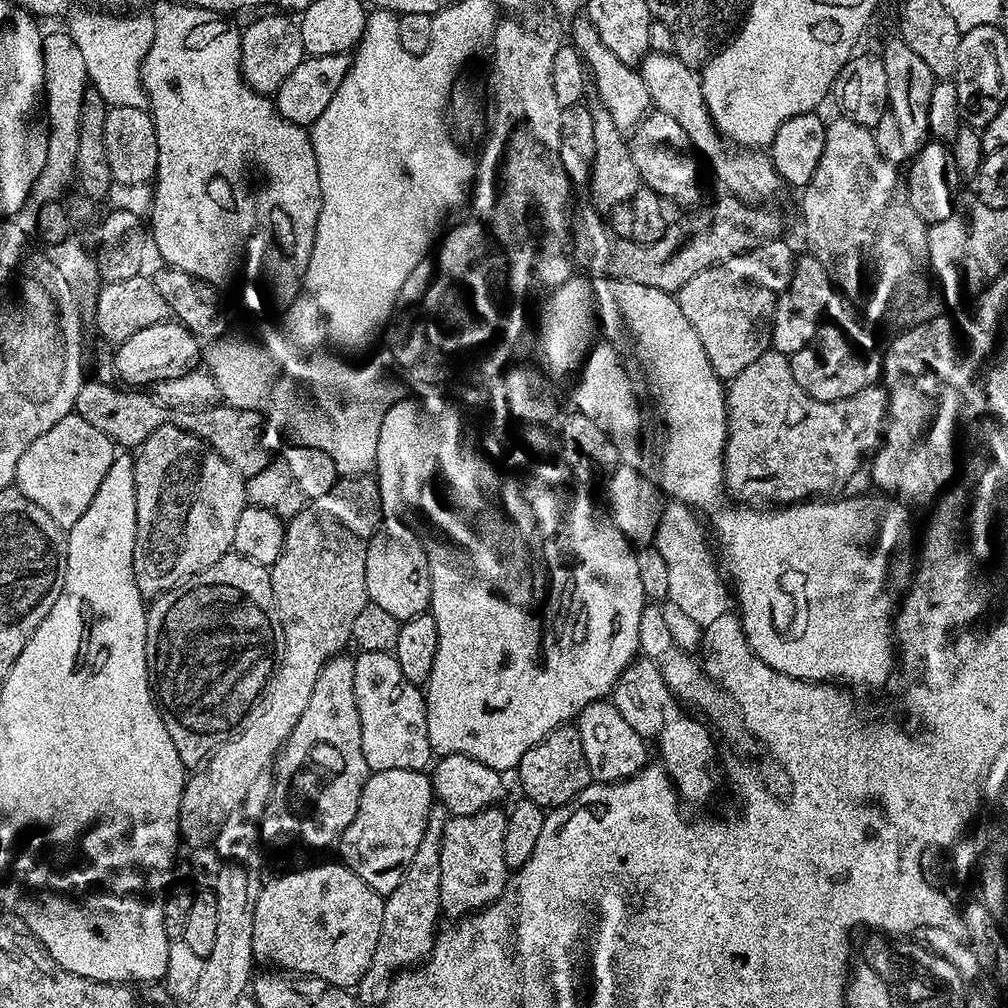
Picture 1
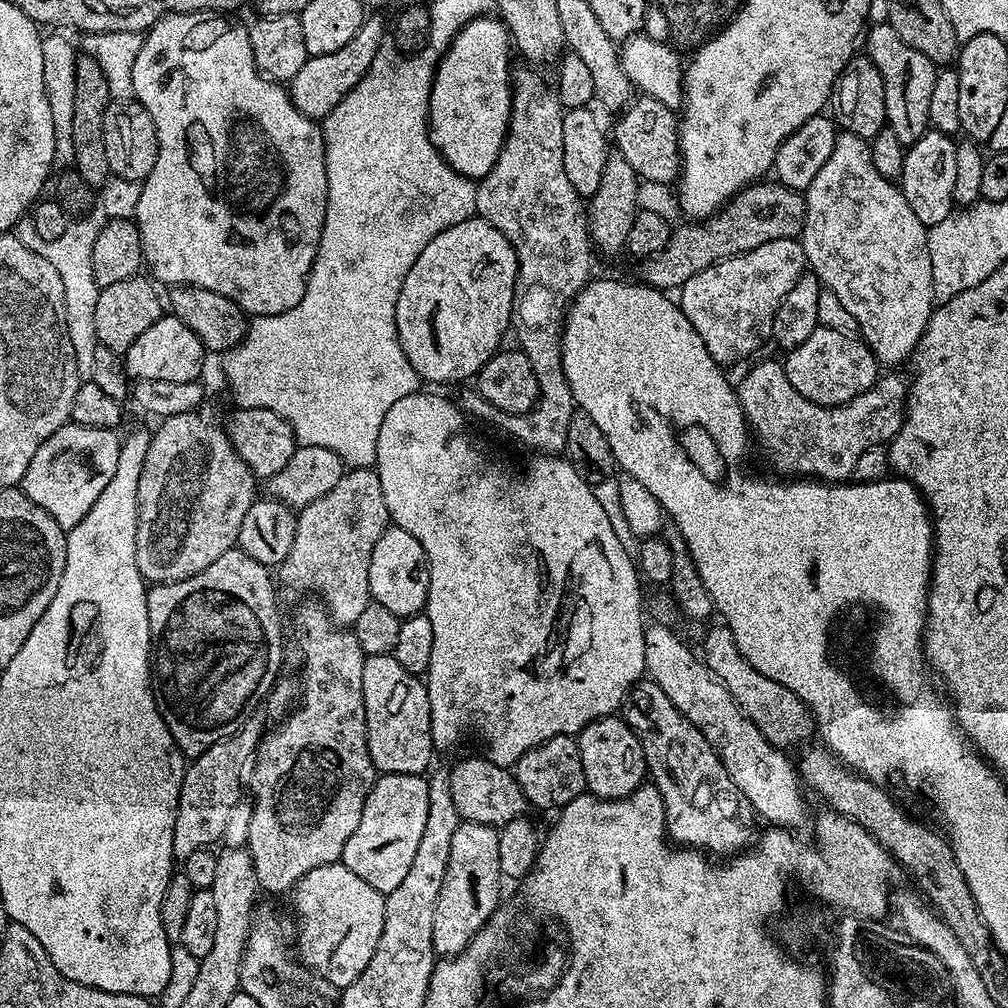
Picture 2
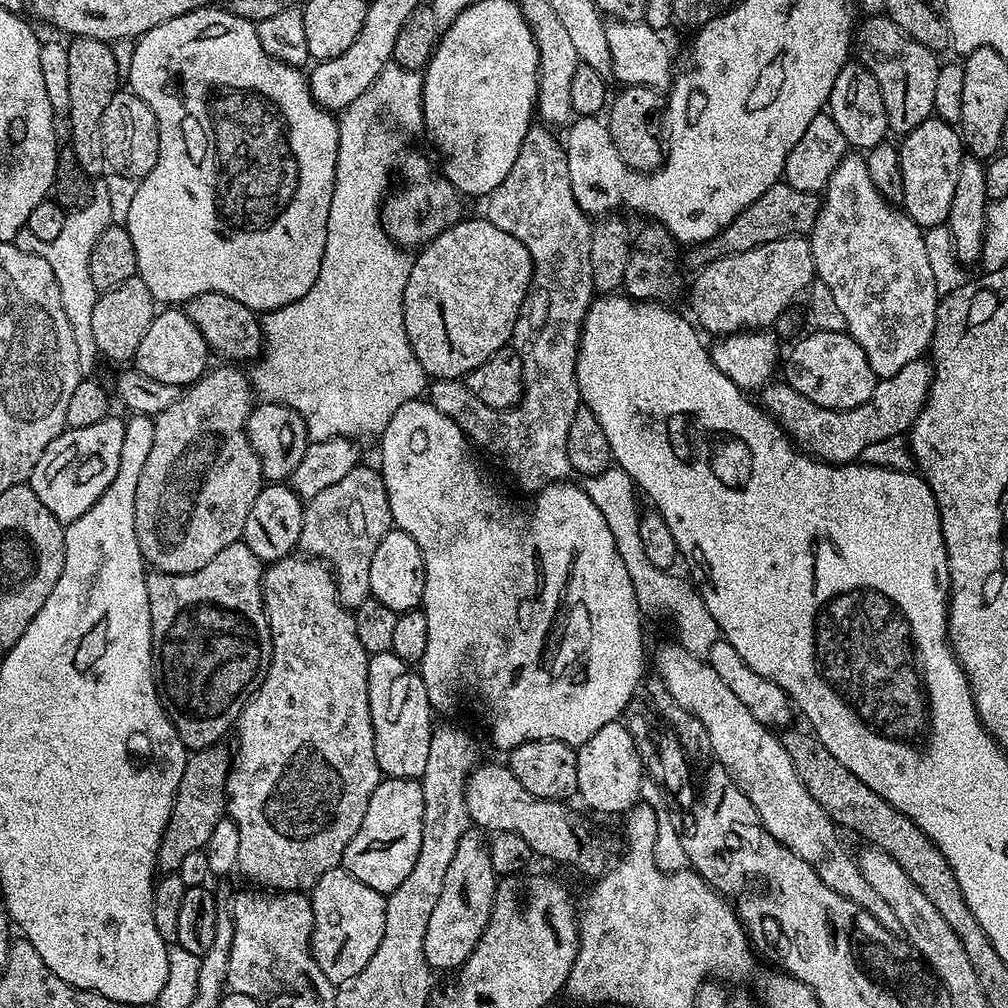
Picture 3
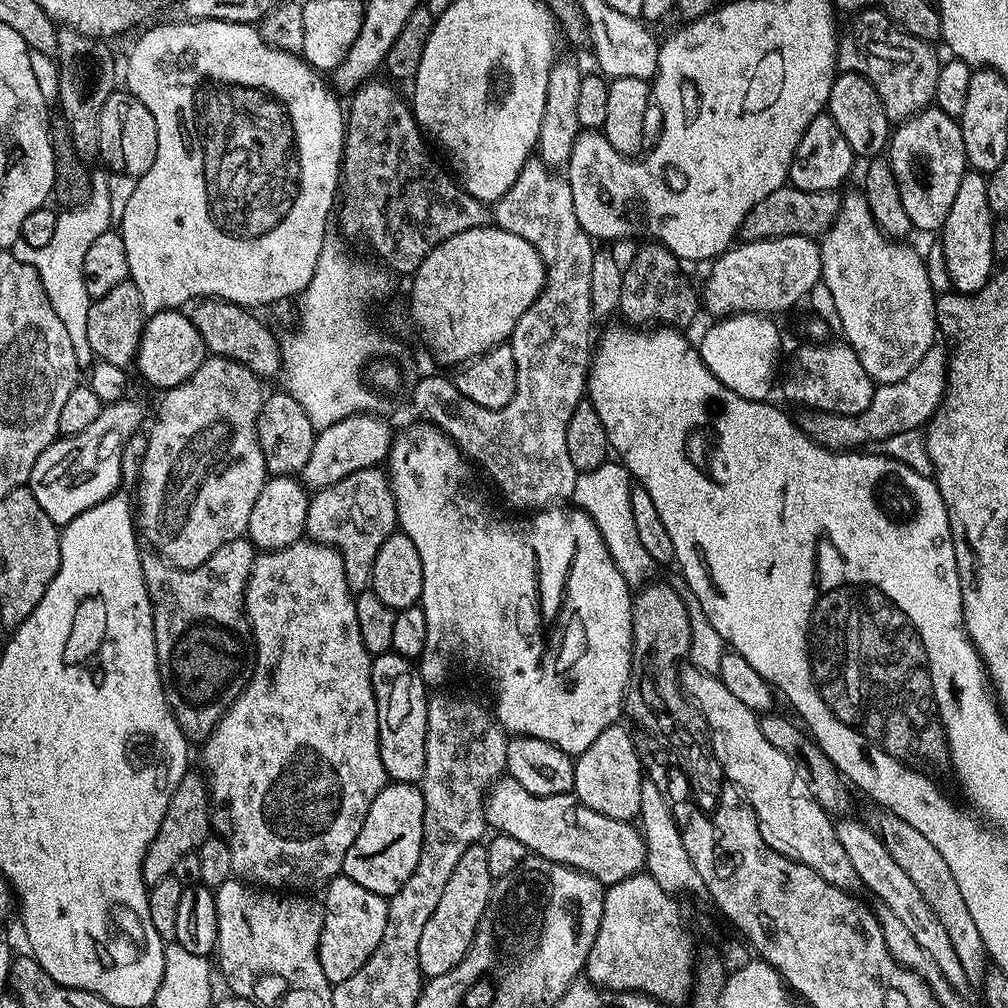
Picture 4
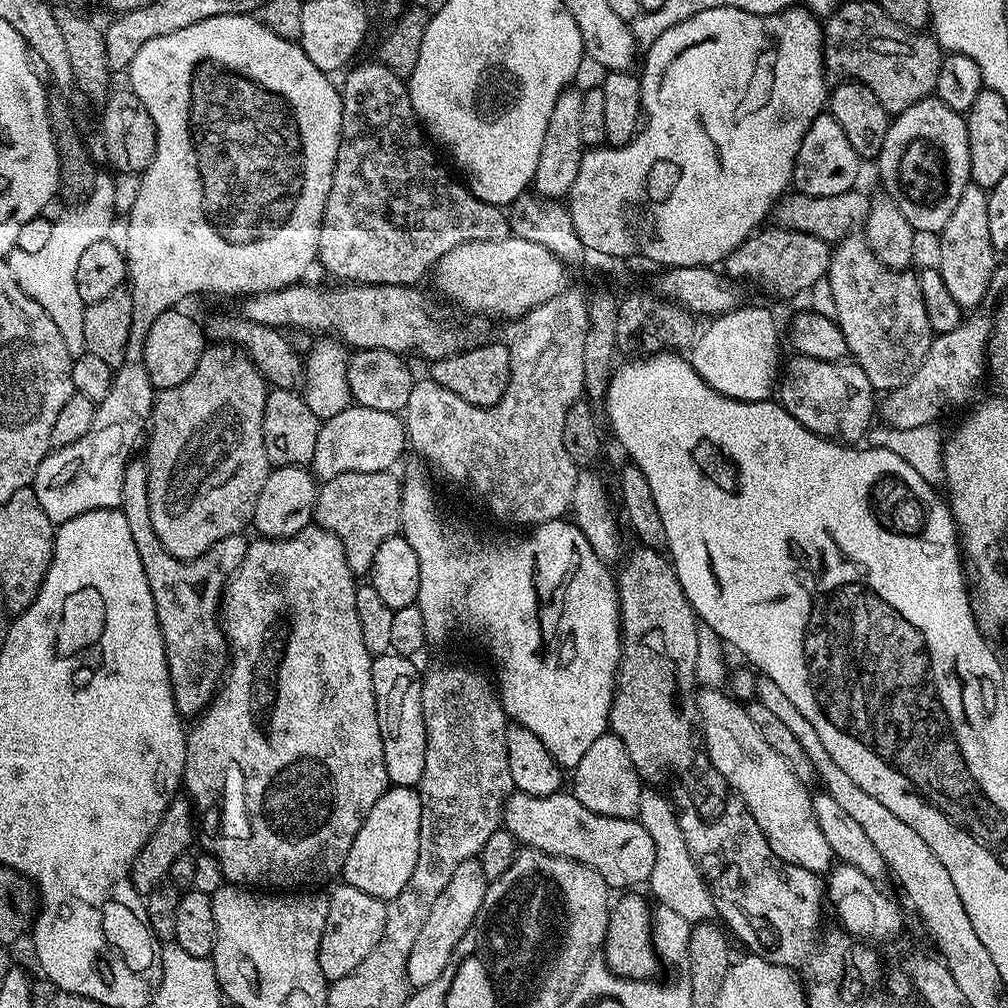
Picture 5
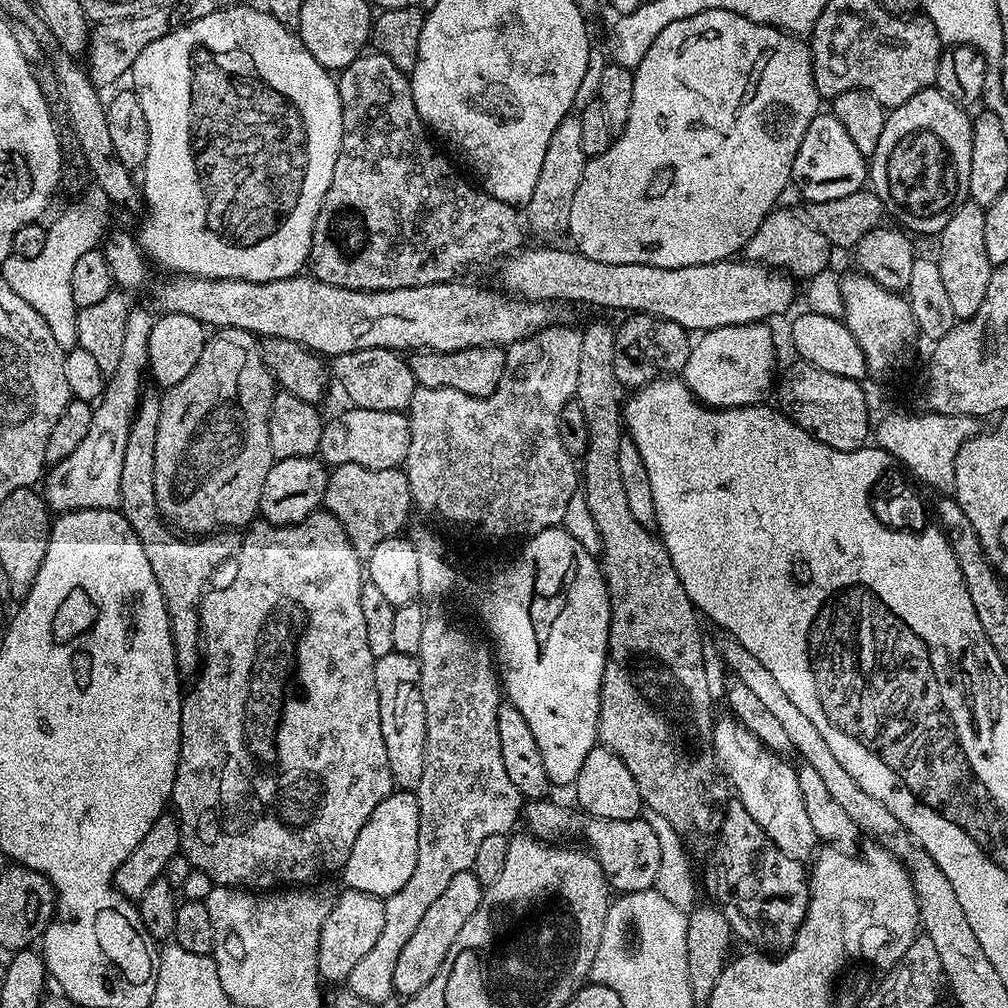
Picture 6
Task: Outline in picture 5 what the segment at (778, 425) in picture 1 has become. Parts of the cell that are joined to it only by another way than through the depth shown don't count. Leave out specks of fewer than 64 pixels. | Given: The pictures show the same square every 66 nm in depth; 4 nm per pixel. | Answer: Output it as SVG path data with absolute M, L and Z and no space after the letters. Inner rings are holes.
M985 310L969 313L954 330L937 333L930 350L918 366L916 376L887 393L879 401L883 423L898 430L935 425L939 416L960 408L976 394L987 371L987 345L991 339L993 315Z

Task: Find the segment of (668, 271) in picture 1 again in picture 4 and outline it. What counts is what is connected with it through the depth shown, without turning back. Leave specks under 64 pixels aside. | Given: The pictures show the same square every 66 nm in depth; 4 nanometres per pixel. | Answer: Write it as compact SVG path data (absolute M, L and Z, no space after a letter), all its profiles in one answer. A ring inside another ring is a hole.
M785 186L774 190L767 198L762 198L754 210L746 216L738 233L741 241L769 240L779 236L823 237L836 220L842 196L839 191L830 190L798 190Z

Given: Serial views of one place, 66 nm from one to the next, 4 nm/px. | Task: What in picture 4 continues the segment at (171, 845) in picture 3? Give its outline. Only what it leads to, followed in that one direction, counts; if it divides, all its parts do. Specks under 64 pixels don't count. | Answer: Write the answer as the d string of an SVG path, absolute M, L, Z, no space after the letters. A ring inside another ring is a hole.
M190 770L178 782L178 790L170 798L170 806L166 806L166 814L162 818L162 826L158 826L158 834L154 842L146 850L142 858L142 878L151 886L162 882L162 878L171 876L174 865L182 854L199 848L203 840L210 836L210 793L205 777L199 771Z

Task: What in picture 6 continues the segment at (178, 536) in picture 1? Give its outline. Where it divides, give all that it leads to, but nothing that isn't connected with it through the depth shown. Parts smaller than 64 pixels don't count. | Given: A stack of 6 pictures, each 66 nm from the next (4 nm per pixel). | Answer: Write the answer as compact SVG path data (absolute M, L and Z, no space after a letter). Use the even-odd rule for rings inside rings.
M222 328L205 339L194 370L160 396L152 481L160 515L173 529L184 534L208 534L213 529L244 530L257 519L262 485L274 463L270 450L270 406L277 391L272 371L264 361L261 341L241 328Z

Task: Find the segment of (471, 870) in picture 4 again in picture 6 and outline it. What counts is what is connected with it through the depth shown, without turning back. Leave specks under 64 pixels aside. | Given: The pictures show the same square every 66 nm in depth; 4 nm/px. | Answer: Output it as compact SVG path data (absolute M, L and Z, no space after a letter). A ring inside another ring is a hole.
M471 870L454 874L450 886L446 886L446 894L442 894L442 898L437 898L431 904L430 910L426 910L418 930L414 930L410 942L406 942L402 954L399 955L398 966L394 966L394 986L396 992L402 994L401 997L407 998L418 994L418 990L422 990L422 986L426 986L426 982L430 982L430 978L438 974L450 946L454 946L454 938L458 938L458 930L462 930L462 926L470 922L483 897L484 888Z

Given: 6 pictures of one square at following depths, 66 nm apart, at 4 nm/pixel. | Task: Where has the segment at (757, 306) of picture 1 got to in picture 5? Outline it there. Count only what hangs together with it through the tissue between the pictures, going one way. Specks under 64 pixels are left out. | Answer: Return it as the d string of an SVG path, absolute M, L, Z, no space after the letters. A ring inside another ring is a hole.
M768 227L753 232L746 242L742 242L742 246L738 246L738 250L723 260L723 271L733 281L749 280L772 296L796 296L799 292L807 293L814 282L827 277L832 254L826 241L789 228Z

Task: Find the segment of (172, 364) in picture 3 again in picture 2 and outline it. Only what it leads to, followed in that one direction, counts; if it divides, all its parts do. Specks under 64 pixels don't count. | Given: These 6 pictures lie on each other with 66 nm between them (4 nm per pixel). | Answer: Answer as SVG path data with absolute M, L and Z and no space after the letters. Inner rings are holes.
M164 314L158 322L154 322L154 326L150 326L150 330L146 330L146 334L138 334L127 352L123 353L122 360L133 381L159 378L165 382L190 382L201 379L204 356L206 349L198 334L194 334L194 330L190 330L190 326L186 326L186 322L176 316Z

